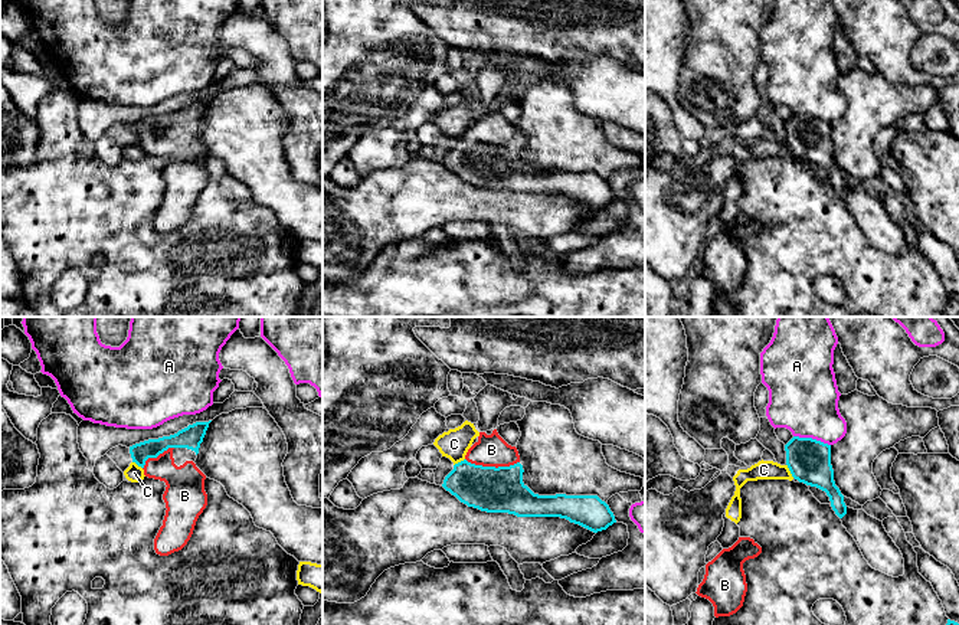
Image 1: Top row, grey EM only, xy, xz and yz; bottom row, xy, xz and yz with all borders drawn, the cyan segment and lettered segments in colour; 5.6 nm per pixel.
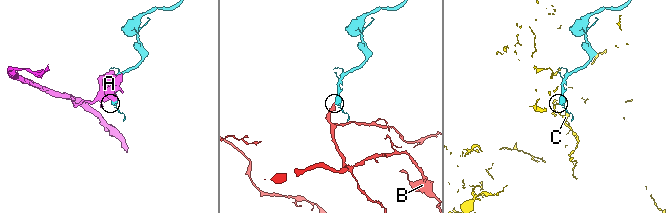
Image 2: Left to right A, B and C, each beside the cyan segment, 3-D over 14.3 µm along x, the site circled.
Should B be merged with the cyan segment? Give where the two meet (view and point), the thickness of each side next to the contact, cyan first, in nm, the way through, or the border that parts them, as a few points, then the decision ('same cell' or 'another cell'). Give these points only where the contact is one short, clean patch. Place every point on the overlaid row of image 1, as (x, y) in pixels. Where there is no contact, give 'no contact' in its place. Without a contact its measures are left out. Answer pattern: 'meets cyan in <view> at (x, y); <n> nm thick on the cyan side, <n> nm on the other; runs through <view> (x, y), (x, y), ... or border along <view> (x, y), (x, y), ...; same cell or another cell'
meets cyan in xz at (493, 467); 260 nm thick on the cyan side, 180 nm on the other; runs through xz (494, 490), (493, 467), (491, 450); same cell

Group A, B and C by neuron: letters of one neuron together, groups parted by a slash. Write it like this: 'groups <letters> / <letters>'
groups A / B / C

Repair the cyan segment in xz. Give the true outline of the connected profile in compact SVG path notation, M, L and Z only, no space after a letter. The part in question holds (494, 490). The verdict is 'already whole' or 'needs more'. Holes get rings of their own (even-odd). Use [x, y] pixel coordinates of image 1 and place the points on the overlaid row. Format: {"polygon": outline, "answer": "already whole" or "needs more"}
{"polygon": "M480 432L465 459L455 464L442 487L468 507L517 517L560 517L593 533L616 523L609 505L598 495L539 495L523 482L515 446L497 432Z", "answer": "needs more"}

